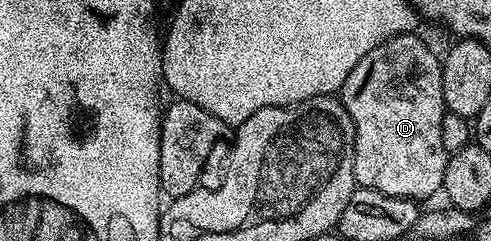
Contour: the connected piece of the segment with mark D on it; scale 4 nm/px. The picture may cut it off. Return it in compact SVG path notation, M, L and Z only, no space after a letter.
M416 33L396 35L393 39L387 39L382 45L370 49L370 53L366 53L362 57L362 61L358 61L358 65L354 65L350 77L346 77L346 81L338 92L338 98L354 121L354 177L360 187L369 187L371 191L386 193L390 197L402 197L403 199L415 199L417 201L423 201L427 195L432 195L435 191L437 194L443 188L444 170L448 164L450 153L442 145L442 117L446 110L444 94L442 93L442 59L439 54L436 56L416 36Z

